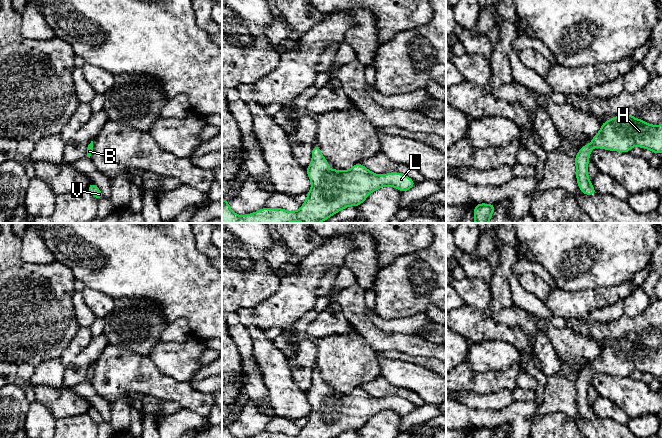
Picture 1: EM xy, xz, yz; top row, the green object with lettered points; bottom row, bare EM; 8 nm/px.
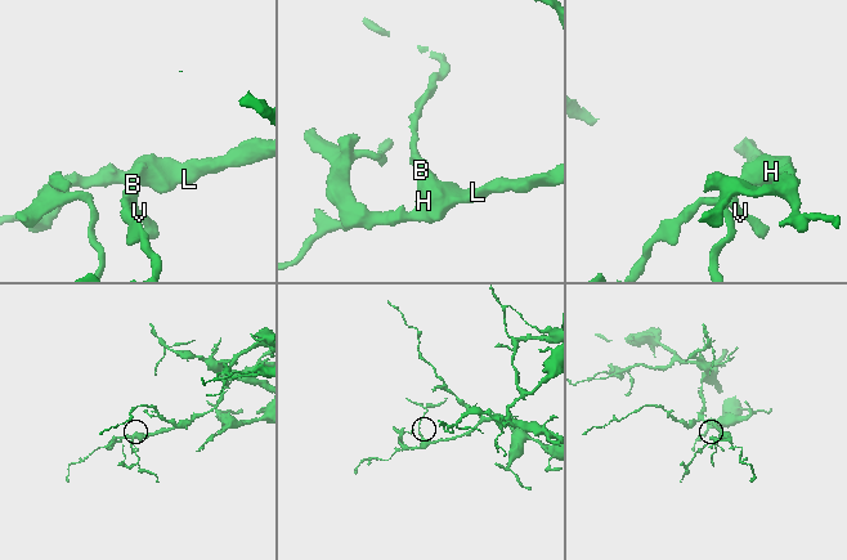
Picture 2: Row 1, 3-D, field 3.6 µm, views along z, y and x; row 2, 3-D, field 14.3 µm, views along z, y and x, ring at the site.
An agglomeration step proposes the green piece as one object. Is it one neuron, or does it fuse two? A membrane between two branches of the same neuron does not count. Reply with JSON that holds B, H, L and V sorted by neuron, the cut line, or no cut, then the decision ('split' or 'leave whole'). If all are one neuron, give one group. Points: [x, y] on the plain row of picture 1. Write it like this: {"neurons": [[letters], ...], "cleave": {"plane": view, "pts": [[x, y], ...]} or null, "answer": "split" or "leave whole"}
{"neurons": [["B", "H", "L", "V"]], "cleave": null, "answer": "leave whole"}

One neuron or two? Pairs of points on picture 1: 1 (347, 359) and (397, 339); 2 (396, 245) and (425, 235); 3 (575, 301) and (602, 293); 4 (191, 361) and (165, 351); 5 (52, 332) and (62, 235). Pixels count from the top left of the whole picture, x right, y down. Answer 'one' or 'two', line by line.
1: two
2: one
3: one
4: one
5: two

